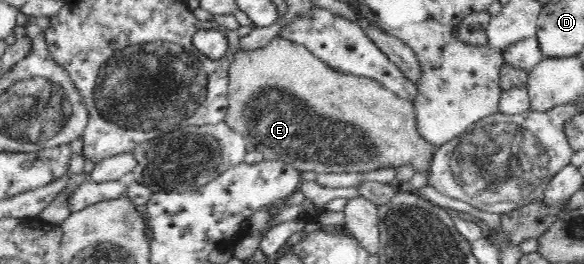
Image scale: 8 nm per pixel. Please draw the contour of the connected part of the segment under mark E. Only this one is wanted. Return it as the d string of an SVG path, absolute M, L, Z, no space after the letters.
M276 36L270 43L262 49L256 51L238 51L234 54L230 69L228 70L228 97L229 107L225 117L225 122L234 130L244 136L248 144L252 143L255 149L263 154L264 159L275 159L293 165L300 171L315 171L316 173L364 173L380 169L380 167L393 166L399 167L414 164L414 170L429 174L429 165L433 153L437 146L428 143L418 131L416 125L416 112L412 102L396 97L396 94L386 89L379 81L350 75L349 73L340 73L332 69L327 63L320 61L304 45L289 41L288 36Z

